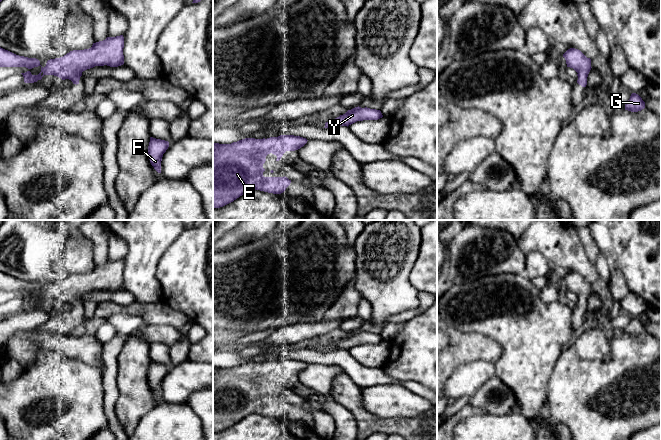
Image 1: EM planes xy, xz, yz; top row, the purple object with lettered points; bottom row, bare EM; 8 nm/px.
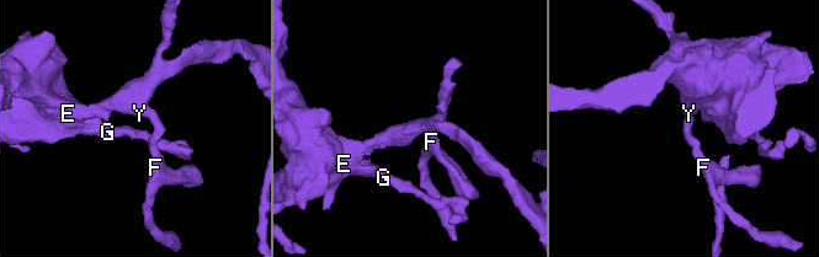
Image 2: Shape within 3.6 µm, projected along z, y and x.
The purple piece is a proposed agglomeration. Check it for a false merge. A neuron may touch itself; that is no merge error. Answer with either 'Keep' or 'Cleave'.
Keep

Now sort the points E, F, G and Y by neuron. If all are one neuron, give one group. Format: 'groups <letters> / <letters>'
groups E F G Y

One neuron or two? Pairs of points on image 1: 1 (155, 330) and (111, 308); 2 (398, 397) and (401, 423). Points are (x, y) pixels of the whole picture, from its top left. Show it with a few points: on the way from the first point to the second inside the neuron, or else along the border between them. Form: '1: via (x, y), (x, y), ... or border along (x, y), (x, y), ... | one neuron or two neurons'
1: border along (144, 324), (168, 325) | two neurons
2: border along (423, 412), (410, 417), (381, 418), (377, 416) | two neurons

